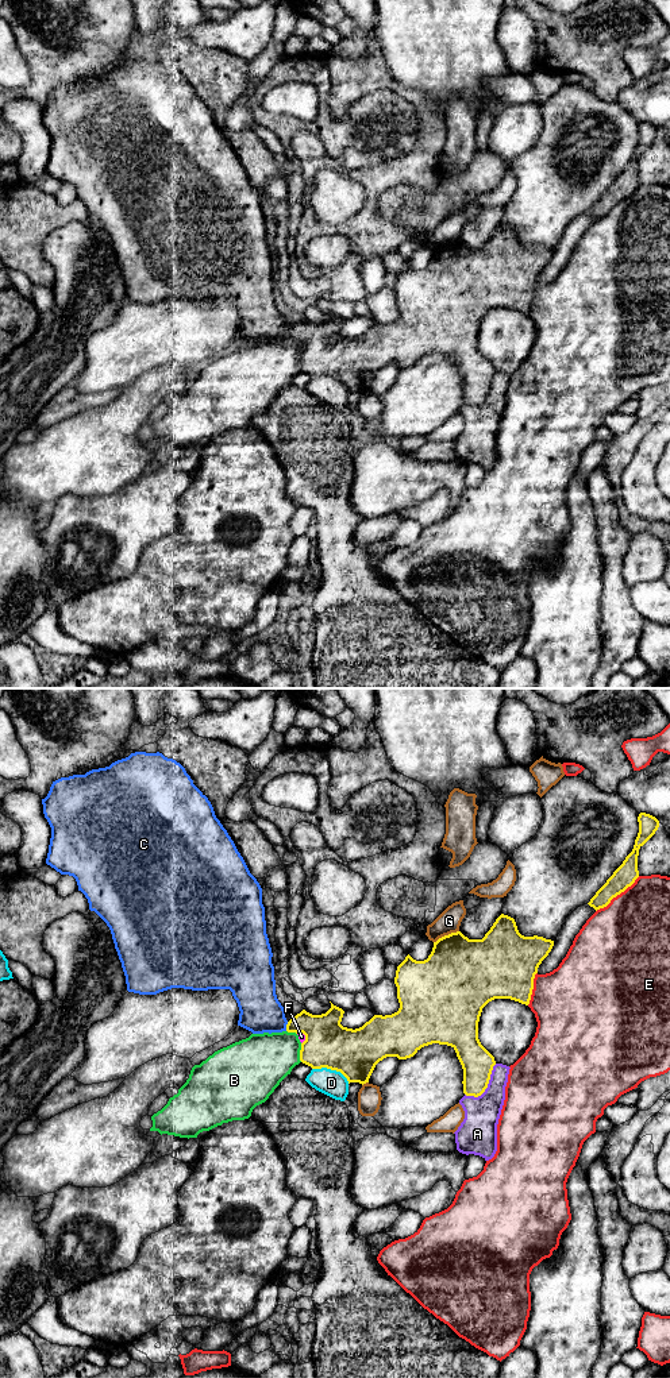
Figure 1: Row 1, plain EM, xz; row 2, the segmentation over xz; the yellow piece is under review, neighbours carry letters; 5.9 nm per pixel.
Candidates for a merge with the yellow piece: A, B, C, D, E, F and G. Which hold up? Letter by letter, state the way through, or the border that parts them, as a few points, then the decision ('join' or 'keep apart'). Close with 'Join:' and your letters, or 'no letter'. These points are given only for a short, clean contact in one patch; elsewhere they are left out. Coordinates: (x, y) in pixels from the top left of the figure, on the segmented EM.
A: keep apart
B: keep apart
C: along xz (288, 1022), (285, 1030) | keep apart
D: keep apart
E: keep apart
F: along xz (297, 1031), (304, 1035), (301, 1043) | keep apart
G: keep apart
Join: no letter

